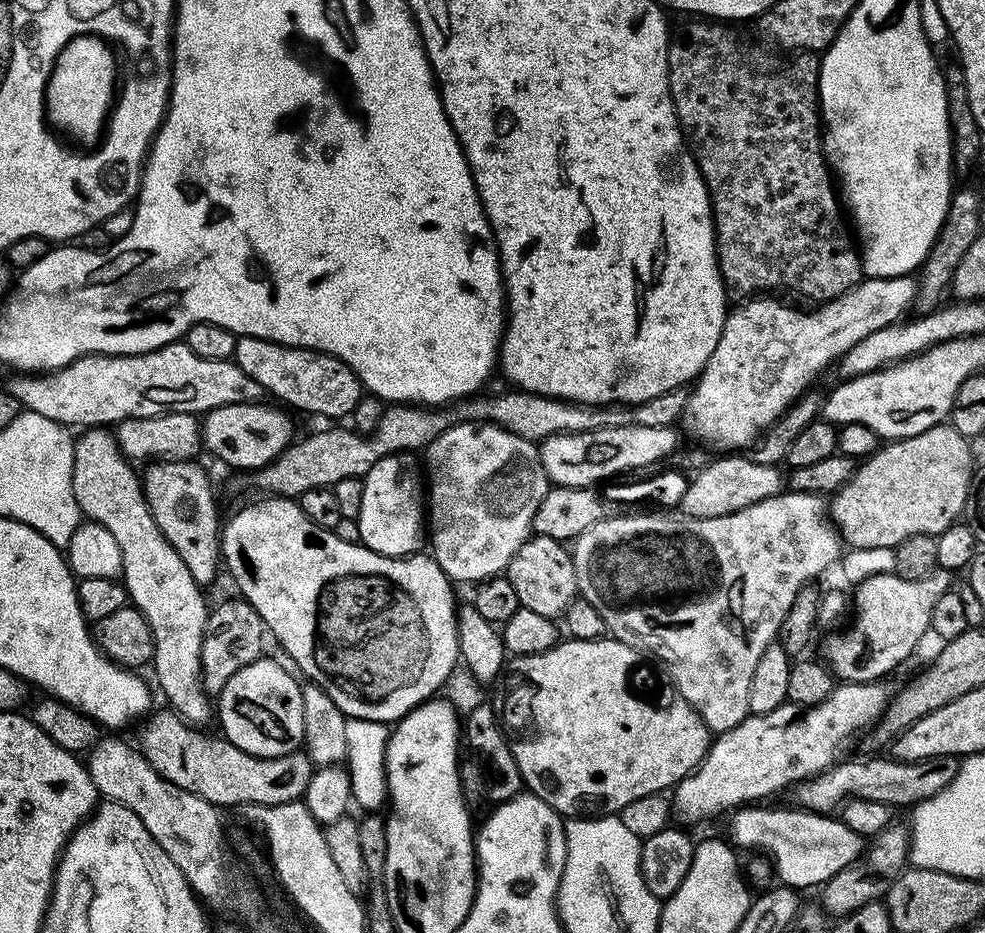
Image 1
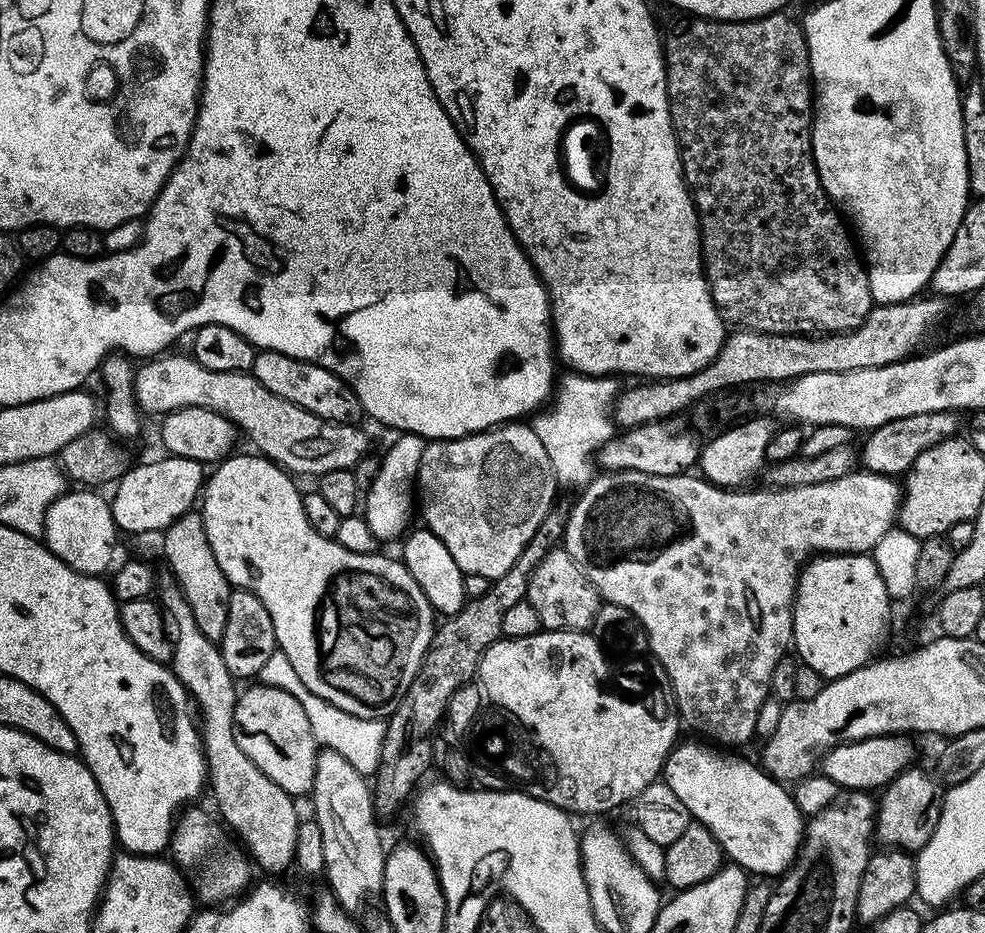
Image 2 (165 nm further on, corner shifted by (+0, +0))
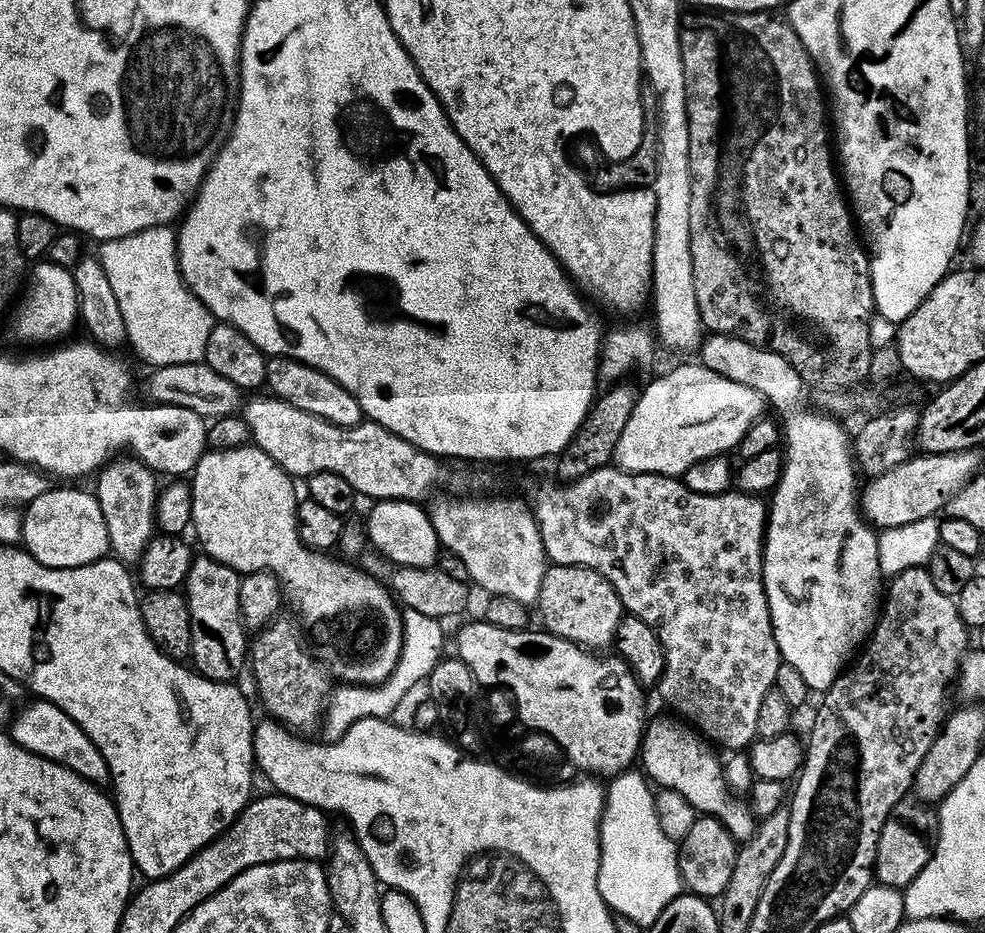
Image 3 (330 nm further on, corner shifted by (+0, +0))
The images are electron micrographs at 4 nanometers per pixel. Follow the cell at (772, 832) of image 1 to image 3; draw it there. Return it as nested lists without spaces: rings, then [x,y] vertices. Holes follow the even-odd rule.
[[[679,719],[647,721],[640,740],[638,760],[642,772],[653,785],[673,788],[694,806],[700,814],[723,814],[728,808],[730,794],[724,781],[721,757],[716,757],[713,745],[695,728]]]

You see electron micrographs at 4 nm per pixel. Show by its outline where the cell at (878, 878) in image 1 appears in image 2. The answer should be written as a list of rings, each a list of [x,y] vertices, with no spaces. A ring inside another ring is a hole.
[[[917,766],[906,768],[879,793],[874,836],[884,843],[881,845],[895,846],[909,854],[916,854],[926,846],[926,842],[930,842],[942,814],[945,789],[939,779],[928,772]]]

